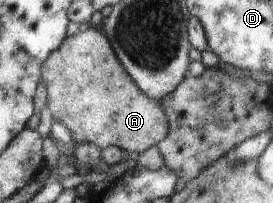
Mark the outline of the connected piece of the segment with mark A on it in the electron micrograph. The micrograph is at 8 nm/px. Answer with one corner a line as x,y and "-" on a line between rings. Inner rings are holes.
97,26
67,36
60,48
43,62
42,78
47,88
47,107
53,118
70,130
76,142
90,142
100,150
115,146
129,153
143,153
152,144
166,139
170,132
170,123
166,122
161,104
138,90
114,56
106,33
-
96,74
100,92
104,94
96,94

